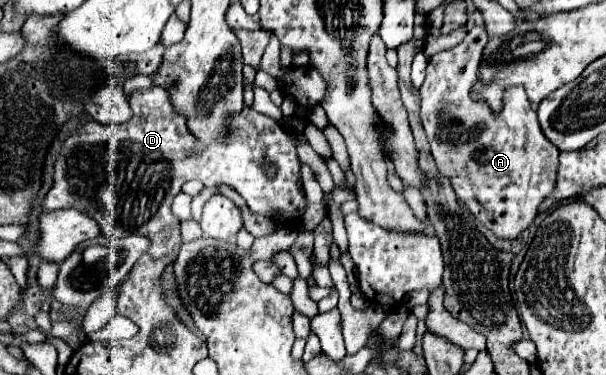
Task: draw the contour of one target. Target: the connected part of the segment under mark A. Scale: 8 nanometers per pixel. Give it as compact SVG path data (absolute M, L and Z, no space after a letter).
M475 25L467 37L453 49L433 55L427 63L425 83L421 85L421 123L427 131L431 143L431 155L437 163L441 175L445 175L457 199L489 229L493 235L505 241L517 239L525 229L529 229L539 215L541 201L553 193L557 185L557 157L559 149L541 133L537 121L537 111L525 95L523 85L513 85L505 91L505 101L499 113L493 113L485 101L473 101L471 91L477 85L477 67L481 67L481 51L487 45L487 31L481 25Z

